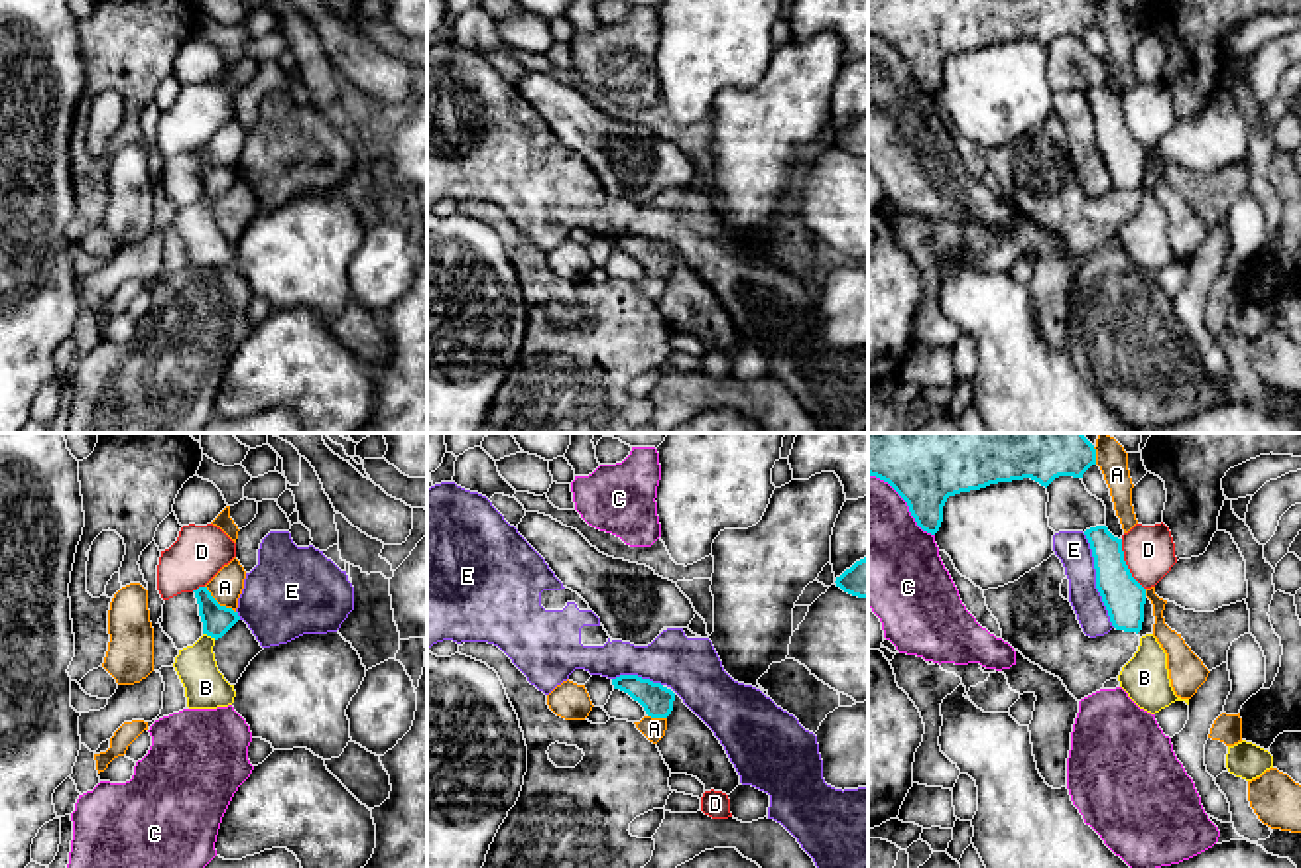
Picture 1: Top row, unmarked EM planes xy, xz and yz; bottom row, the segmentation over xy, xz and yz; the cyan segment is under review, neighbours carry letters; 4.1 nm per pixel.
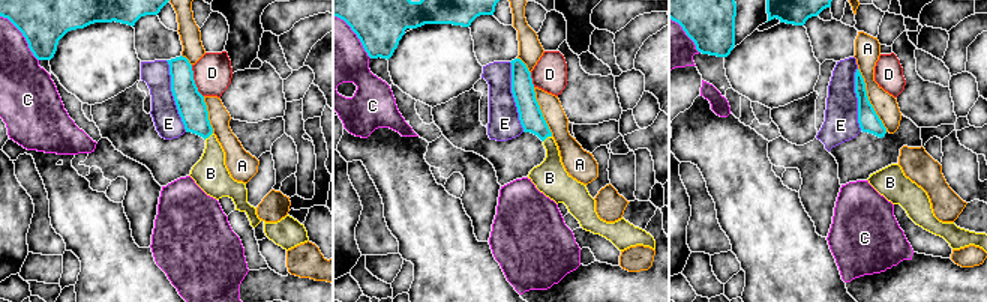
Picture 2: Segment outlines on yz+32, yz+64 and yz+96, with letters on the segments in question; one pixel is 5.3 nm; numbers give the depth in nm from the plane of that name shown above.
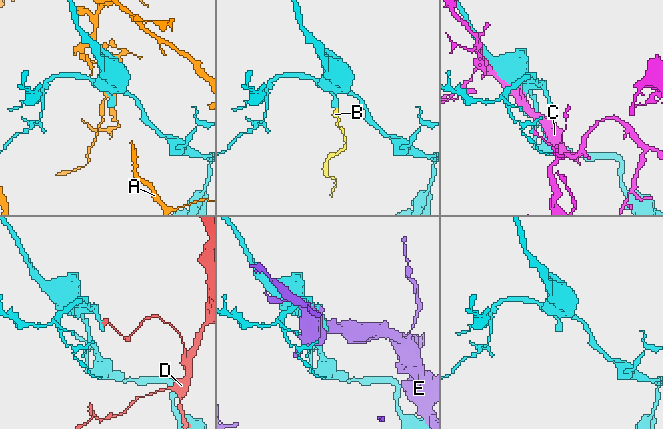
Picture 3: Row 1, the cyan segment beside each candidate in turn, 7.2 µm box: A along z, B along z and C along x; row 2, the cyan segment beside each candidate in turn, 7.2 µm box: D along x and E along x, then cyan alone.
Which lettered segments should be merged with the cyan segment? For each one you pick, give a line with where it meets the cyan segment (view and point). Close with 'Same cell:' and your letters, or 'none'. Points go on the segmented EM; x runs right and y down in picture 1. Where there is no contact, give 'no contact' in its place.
B: xy (209, 634)
Same cell: B

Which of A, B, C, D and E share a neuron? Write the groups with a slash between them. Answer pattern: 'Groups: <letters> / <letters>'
Groups: A / B / C / D / E

